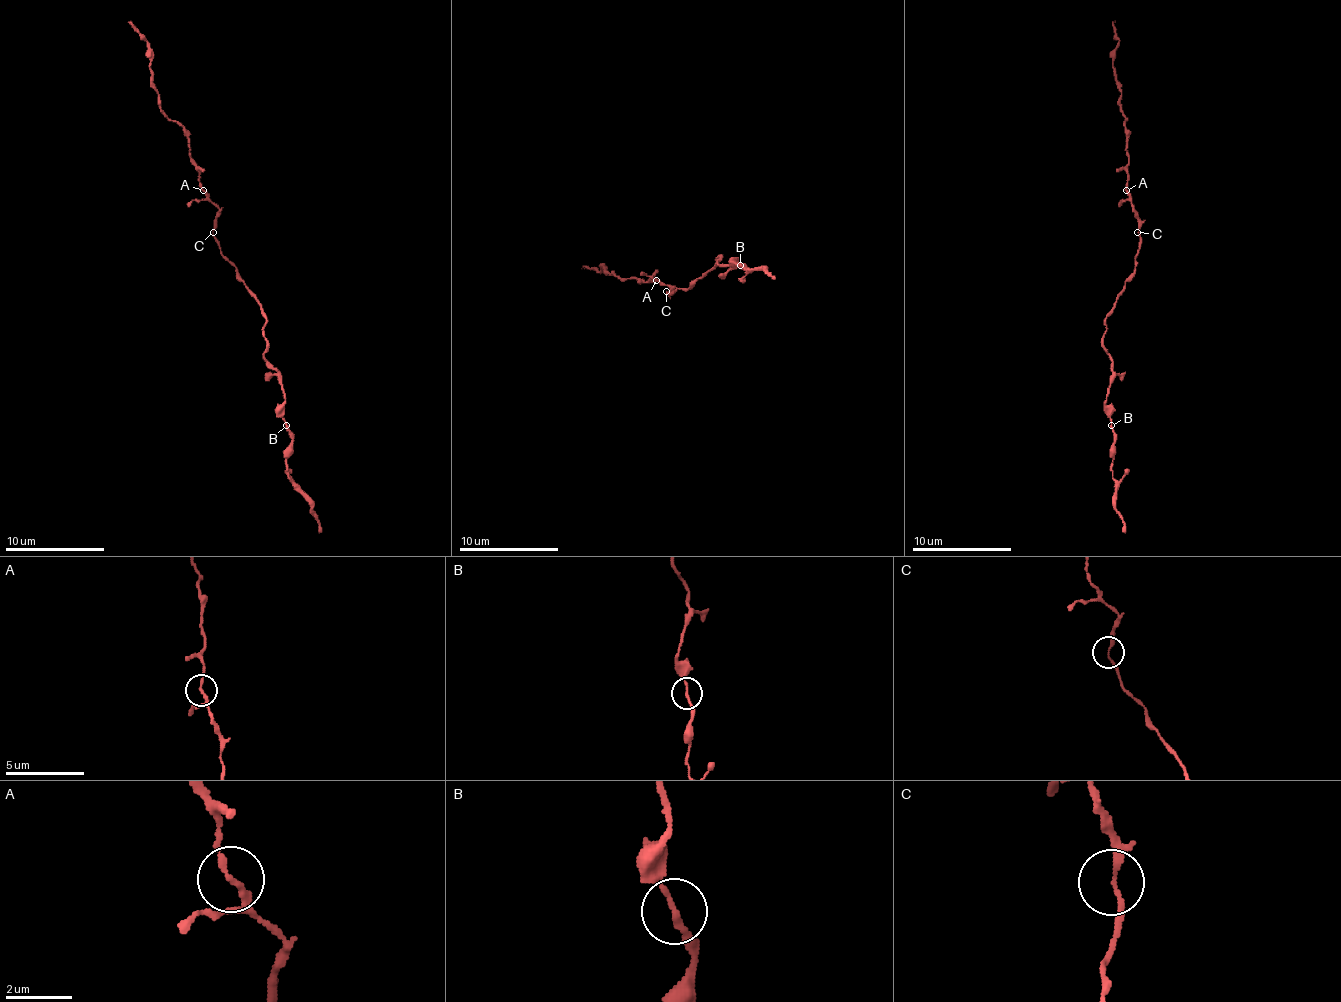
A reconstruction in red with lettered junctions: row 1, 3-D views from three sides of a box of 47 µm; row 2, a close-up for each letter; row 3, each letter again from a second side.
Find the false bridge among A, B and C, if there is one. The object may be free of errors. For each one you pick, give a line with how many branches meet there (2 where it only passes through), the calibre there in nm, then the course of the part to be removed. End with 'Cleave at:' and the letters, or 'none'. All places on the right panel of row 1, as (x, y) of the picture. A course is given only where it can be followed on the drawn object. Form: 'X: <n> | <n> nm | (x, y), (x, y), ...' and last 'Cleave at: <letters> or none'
Cleave at: none

